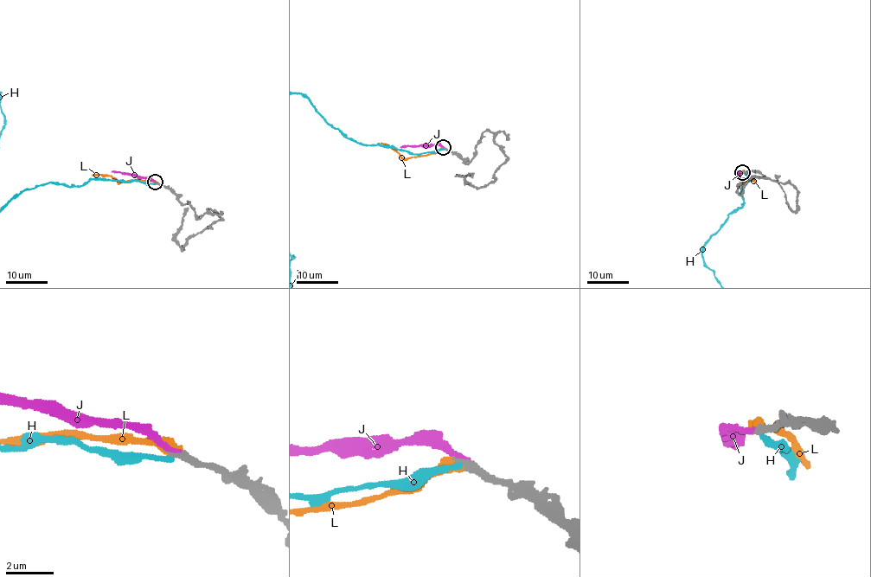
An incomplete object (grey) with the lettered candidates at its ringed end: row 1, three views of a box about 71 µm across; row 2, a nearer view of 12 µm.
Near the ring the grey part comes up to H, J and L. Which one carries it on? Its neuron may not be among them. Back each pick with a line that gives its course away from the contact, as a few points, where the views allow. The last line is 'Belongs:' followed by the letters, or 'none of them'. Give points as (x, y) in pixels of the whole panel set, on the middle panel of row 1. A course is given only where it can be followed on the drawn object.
J: course (444, 148), (438, 145), (400, 147)
Belongs: J

